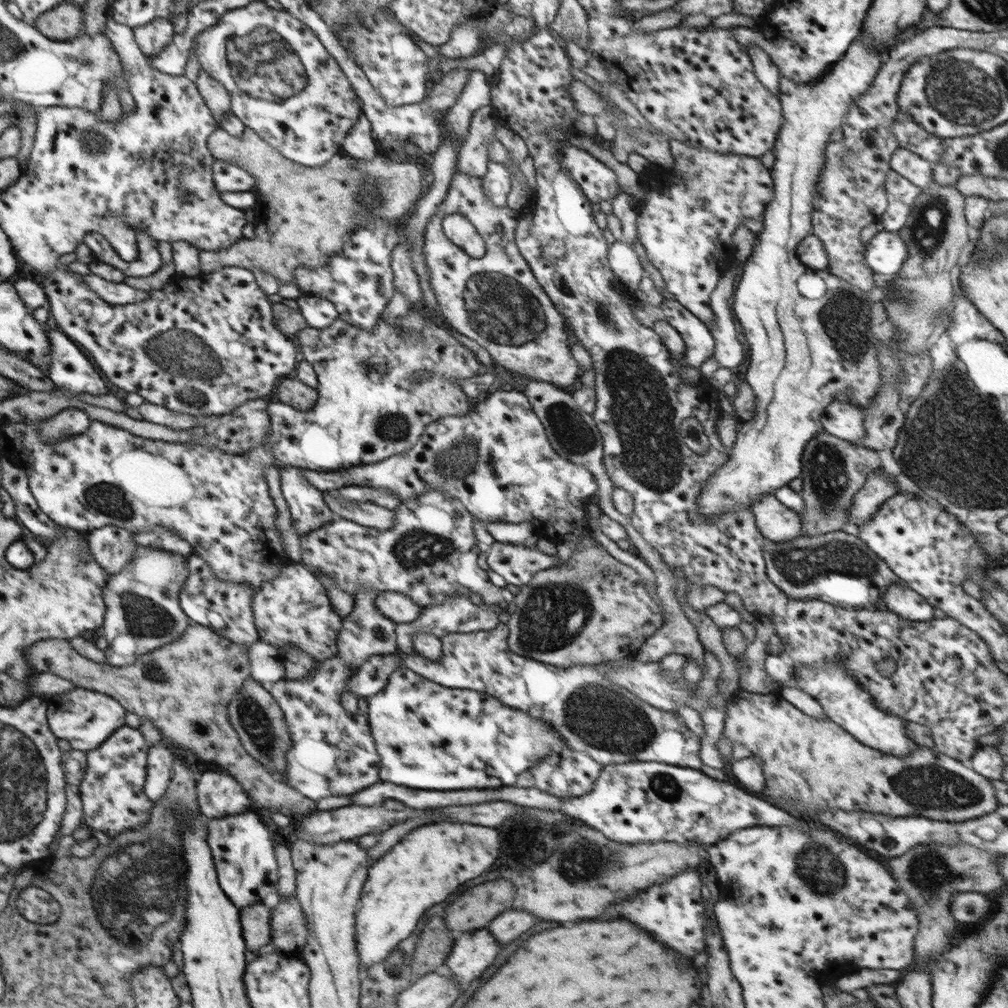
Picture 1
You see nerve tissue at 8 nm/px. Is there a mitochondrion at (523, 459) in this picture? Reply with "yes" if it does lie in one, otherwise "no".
no

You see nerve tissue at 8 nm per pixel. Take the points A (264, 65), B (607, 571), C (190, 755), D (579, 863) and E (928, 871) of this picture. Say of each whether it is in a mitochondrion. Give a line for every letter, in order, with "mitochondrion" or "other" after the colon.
A: mitochondrion
B: mitochondrion
C: other
D: mitochondrion
E: mitochondrion

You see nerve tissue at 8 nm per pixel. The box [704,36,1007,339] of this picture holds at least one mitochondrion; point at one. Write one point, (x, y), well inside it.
(958, 89)

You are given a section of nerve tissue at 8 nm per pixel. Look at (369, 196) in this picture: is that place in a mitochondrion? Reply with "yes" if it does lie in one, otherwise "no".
yes

